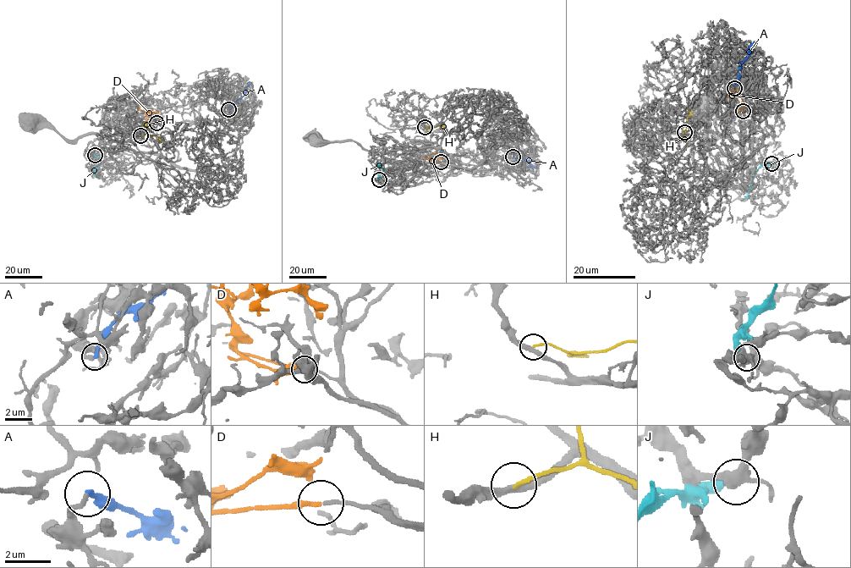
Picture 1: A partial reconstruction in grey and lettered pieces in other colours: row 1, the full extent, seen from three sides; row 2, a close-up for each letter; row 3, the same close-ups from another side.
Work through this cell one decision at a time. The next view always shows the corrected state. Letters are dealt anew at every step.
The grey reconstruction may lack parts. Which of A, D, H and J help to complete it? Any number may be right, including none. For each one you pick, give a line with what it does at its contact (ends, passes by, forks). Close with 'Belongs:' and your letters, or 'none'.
D: it ends
Belongs: D

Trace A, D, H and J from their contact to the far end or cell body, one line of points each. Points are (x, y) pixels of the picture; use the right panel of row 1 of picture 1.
A: (735, 88), (748, 51), (756, 43)
D: (743, 110), (742, 98), (736, 90), (730, 90), (728, 92), (736, 98)
H: (684, 132), (683, 138), (687, 143)
J: (772, 164), (763, 164), (755, 173), (744, 199)

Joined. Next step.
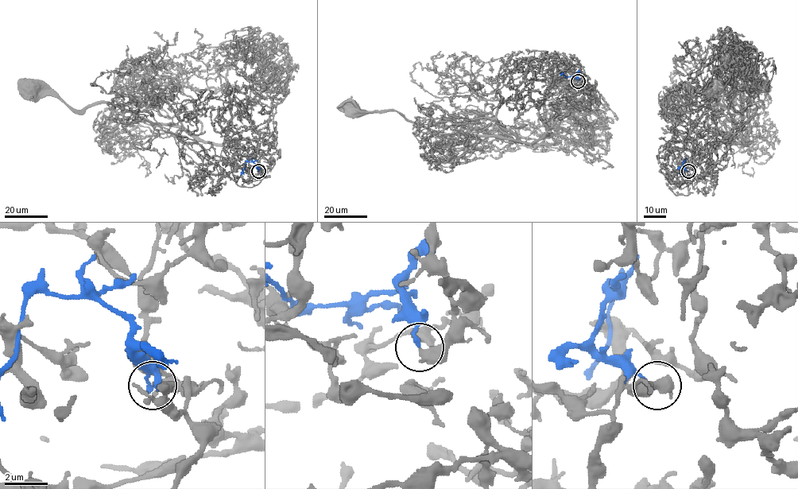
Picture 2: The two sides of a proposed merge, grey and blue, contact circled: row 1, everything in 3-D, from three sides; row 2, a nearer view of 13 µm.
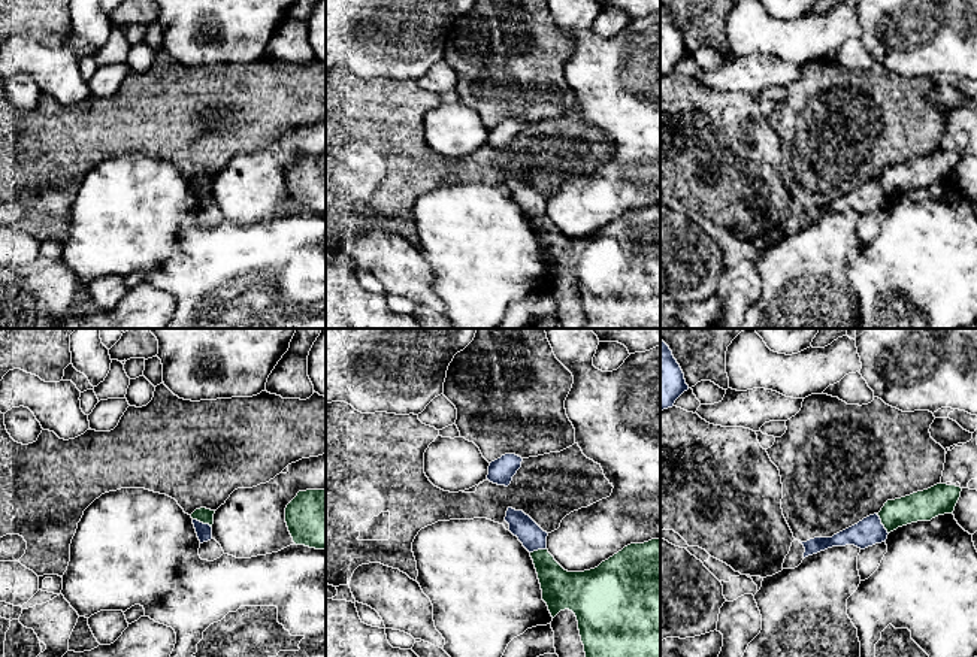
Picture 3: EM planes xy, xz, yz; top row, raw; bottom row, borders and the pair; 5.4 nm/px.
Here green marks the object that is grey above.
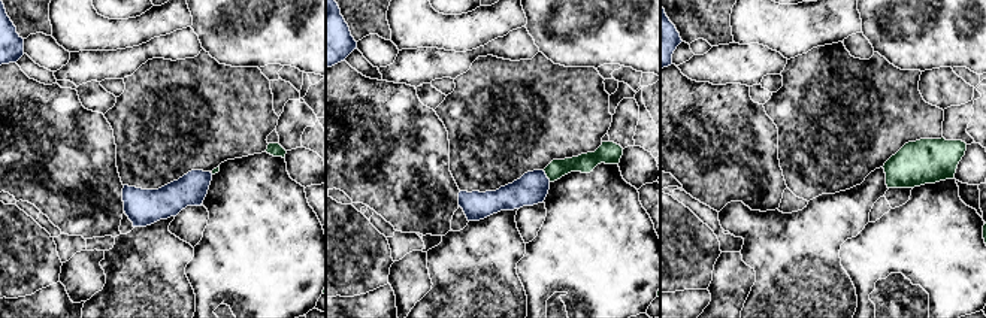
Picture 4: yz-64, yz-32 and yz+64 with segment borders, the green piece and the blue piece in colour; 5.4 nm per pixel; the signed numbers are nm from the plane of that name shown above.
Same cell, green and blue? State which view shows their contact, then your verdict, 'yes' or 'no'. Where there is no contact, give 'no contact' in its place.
yz | no

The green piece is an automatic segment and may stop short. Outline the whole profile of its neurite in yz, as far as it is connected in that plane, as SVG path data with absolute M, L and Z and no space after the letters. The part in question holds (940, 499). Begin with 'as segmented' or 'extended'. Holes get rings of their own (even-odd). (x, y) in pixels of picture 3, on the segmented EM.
as segmented; M940 482L928 490L887 500L877 515L890 533L911 523L931 521L938 515L953 514L961 491L961 487Z

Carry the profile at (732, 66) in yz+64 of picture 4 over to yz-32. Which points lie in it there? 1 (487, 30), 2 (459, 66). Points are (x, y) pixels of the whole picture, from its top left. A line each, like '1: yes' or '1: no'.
1: no
2: yes

